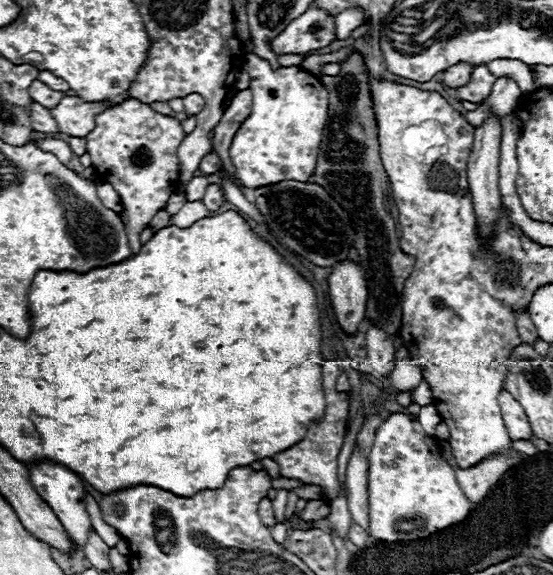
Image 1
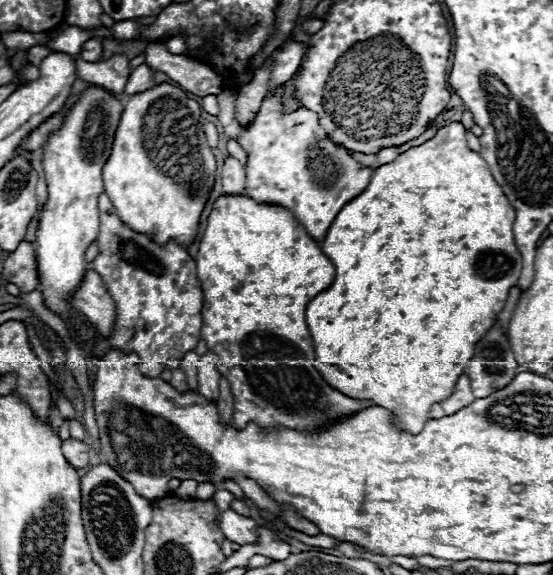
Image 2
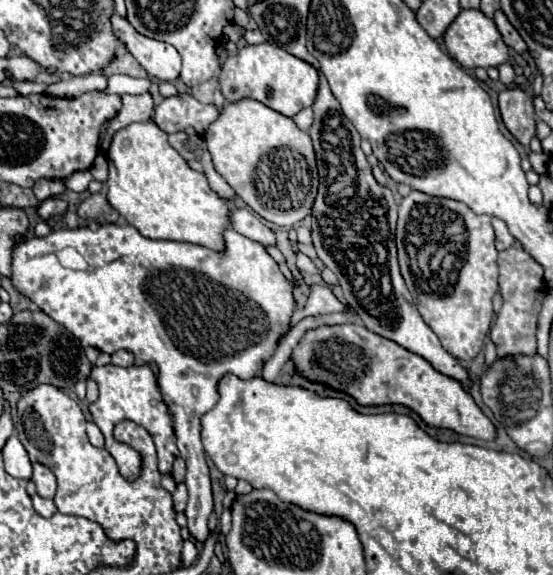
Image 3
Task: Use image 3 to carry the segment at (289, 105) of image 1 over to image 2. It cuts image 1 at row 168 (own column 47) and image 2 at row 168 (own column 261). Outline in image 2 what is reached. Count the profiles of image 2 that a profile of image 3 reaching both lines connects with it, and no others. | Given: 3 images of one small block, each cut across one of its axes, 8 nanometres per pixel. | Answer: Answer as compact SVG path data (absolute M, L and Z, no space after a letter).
M288 82L278 86L272 96L264 96L254 122L250 126L240 126L242 134L238 138L238 144L248 154L248 162L244 164L244 170L246 170L244 194L254 198L256 202L272 202L272 204L280 204L280 206L292 210L296 214L296 218L300 220L300 224L306 228L306 232L316 242L322 242L322 238L324 238L326 230L330 228L332 220L336 218L338 210L342 210L342 206L346 202L350 202L350 198L354 198L354 194L360 194L370 184L372 168L362 166L360 162L356 162L350 156L350 152L346 148L330 142L326 130L318 124L318 114L314 114L312 110L306 110L306 108L288 110L284 104L286 88L288 88Z

